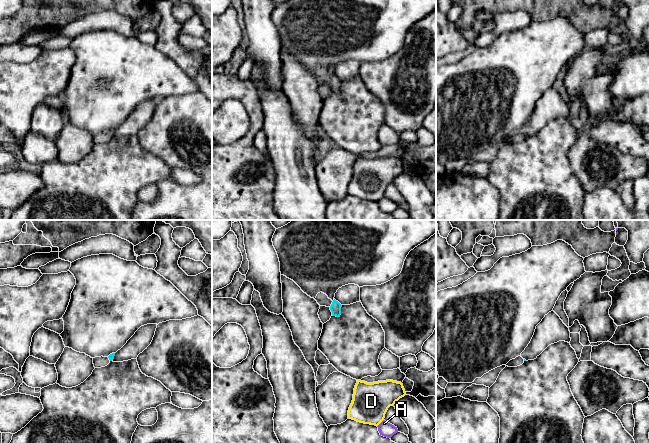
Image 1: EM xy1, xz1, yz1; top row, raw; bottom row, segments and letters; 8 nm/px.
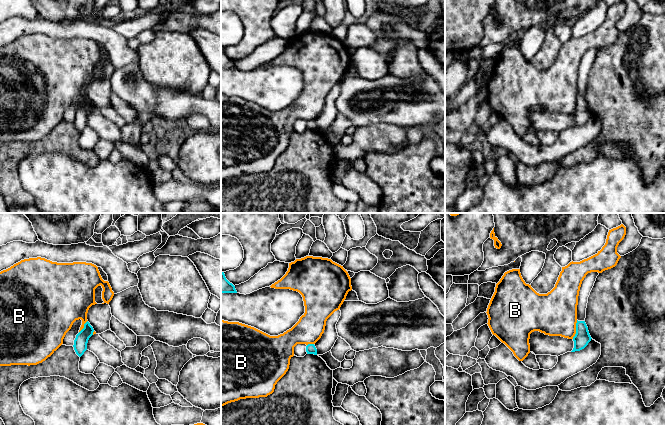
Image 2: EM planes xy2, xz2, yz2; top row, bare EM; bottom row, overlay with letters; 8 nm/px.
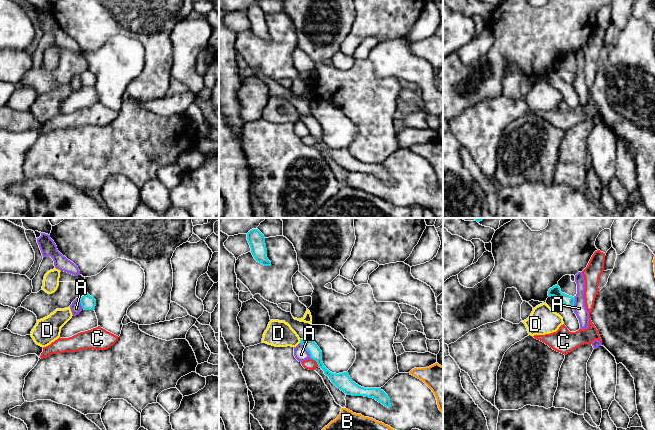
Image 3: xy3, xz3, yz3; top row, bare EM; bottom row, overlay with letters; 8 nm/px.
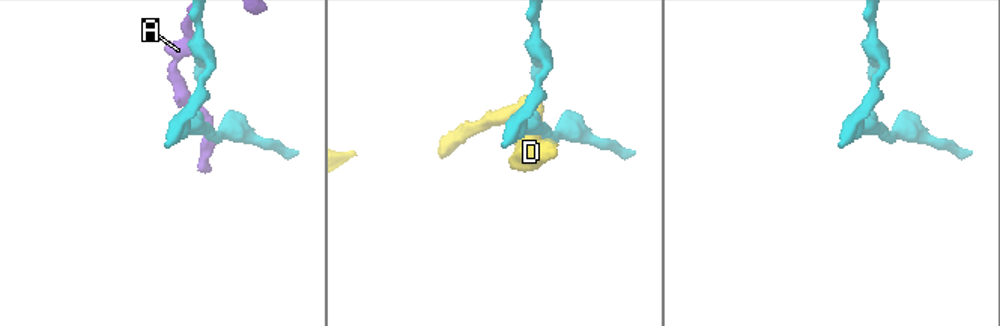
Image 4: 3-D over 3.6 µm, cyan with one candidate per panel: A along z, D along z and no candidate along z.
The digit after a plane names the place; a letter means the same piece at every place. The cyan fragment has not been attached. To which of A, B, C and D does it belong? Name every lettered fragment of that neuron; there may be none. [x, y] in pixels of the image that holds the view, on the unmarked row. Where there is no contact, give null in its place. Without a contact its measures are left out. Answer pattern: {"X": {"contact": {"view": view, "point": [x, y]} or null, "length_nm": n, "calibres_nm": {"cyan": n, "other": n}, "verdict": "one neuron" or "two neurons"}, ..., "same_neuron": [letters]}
{"A": {"contact": {"view": "xz3", "point": [306, 125]}, "length_nm": 150, "calibres_nm": {"cyan": 100, "other": 110}, "verdict": "two neurons"}, "B": {"contact": {"view": "yz2", "point": [576, 105]}, "length_nm": 160, "calibres_nm": {"cyan": 130, "other": 360}, "verdict": "two neurons"}, "C": {"contact": {"view": "xz3", "point": [315, 136]}, "length_nm": 100, "calibres_nm": {"cyan": 110, "other": 90}, "verdict": "two neurons"}, "D": {"contact": {"view": "xz3", "point": [300, 117]}, "length_nm": 30, "calibres_nm": {"cyan": 100, "other": 200}, "verdict": "two neurons"}, "same_neuron": []}

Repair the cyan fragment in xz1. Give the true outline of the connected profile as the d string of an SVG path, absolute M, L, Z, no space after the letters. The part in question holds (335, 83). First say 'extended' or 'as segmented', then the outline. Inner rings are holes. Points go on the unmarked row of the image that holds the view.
extended; M322 68L317 70L315 76L320 82L329 83L333 92L340 93L342 81L338 77L335 75L332 77L326 70Z

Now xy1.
extended; M115 129L110 130L108 133L95 133L93 134L93 140L95 144L101 144L107 142L113 135Z

